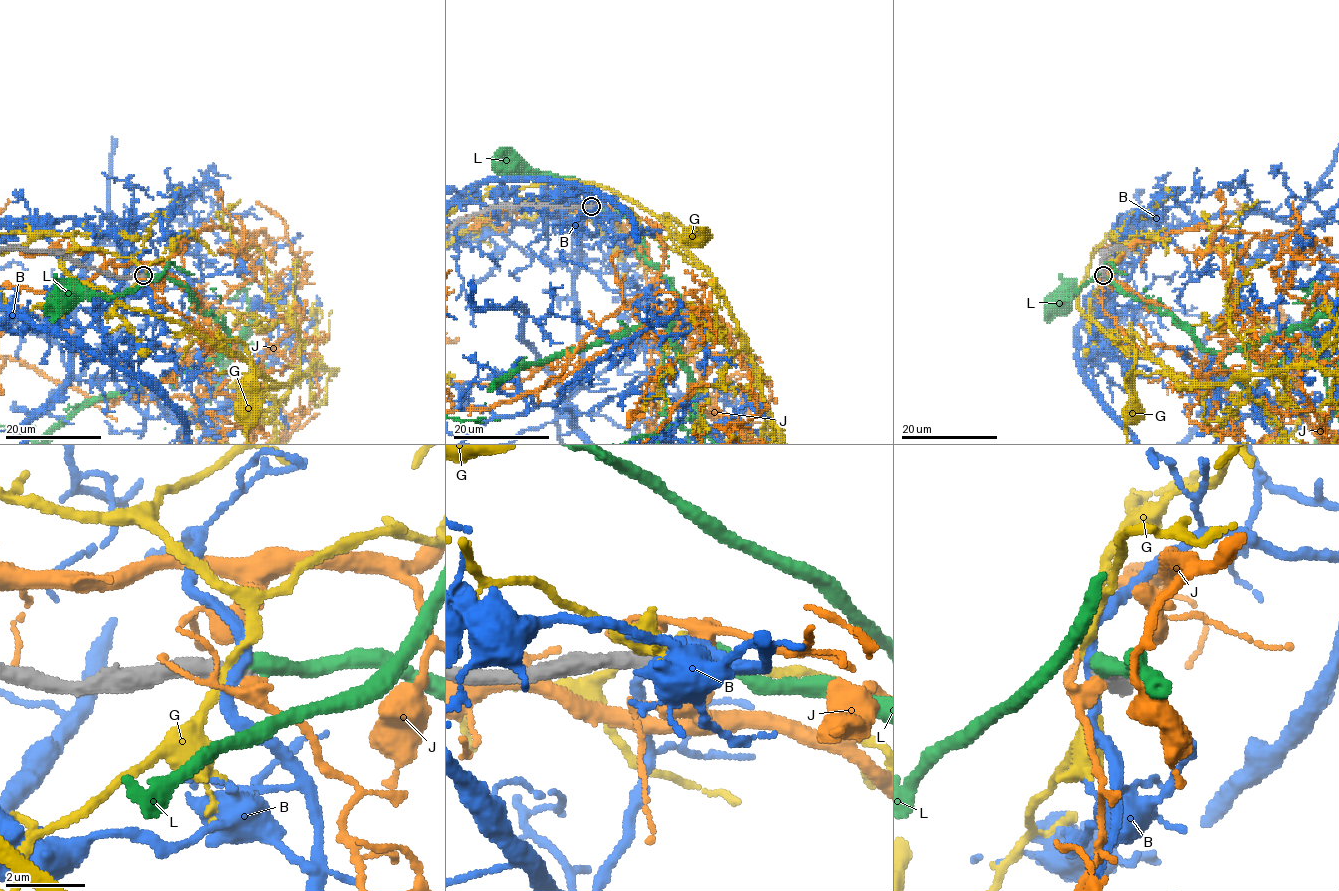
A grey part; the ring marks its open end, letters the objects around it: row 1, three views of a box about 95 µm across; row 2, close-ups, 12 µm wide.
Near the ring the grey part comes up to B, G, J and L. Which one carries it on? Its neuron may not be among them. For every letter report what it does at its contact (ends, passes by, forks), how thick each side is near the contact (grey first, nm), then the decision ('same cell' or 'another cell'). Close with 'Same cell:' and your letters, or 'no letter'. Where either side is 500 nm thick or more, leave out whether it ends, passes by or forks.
B: it passes by | 480/320 nm | another cell
G: 550/200 nm | another cell
J: it passes by | 440/360 nm | another cell
L: it ends | 440/460 nm | same cell
Same cell: L

